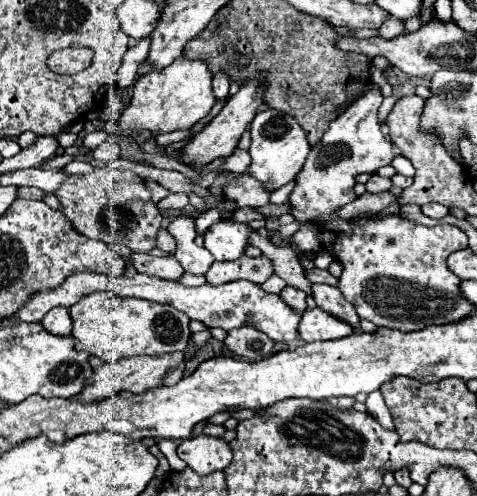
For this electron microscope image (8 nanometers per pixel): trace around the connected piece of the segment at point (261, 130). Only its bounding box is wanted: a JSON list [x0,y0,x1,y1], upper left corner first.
[248,108,310,190]

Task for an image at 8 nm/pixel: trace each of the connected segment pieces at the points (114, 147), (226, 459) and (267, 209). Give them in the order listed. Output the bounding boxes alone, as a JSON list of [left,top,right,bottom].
[[92,142,120,164],[178,434,232,474],[258,202,292,218]]

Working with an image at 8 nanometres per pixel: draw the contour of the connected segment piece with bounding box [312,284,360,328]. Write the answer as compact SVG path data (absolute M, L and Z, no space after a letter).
M312 284L312 298L316 300L316 304L318 304L322 310L338 316L340 320L352 324L354 328L358 326L360 318L356 316L354 306L342 296L342 292L340 292L338 288L326 286L326 284Z

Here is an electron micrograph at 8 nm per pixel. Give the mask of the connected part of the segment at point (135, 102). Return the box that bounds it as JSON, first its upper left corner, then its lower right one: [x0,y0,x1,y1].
[118,54,216,132]

